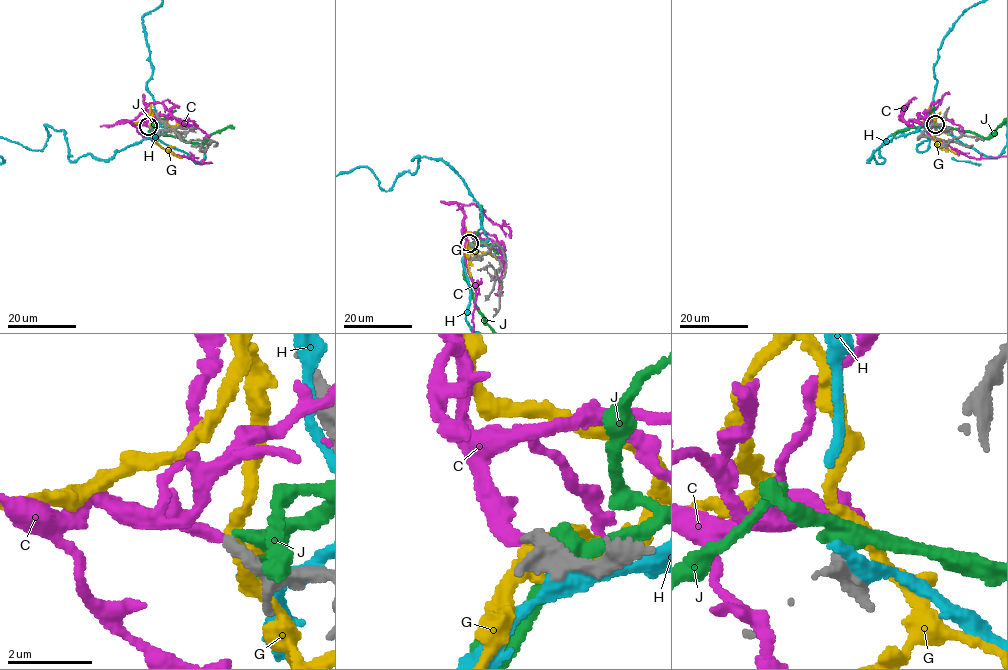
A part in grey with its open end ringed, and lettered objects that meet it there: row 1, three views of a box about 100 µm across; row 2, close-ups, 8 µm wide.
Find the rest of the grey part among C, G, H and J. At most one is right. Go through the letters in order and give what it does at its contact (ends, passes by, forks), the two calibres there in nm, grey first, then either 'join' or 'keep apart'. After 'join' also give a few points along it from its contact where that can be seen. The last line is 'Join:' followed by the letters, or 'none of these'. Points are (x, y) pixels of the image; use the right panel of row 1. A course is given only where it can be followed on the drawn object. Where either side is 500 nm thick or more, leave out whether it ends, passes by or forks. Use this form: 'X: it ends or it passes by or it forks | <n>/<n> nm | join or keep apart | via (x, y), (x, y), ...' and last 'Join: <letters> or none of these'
C: it ends | 320/300 nm | join
G: it passes by | 320/360 nm | keep apart
H: it passes by | 320/360 nm | keep apart
J: it passes by | 340/360 nm | keep apart
Join: C

